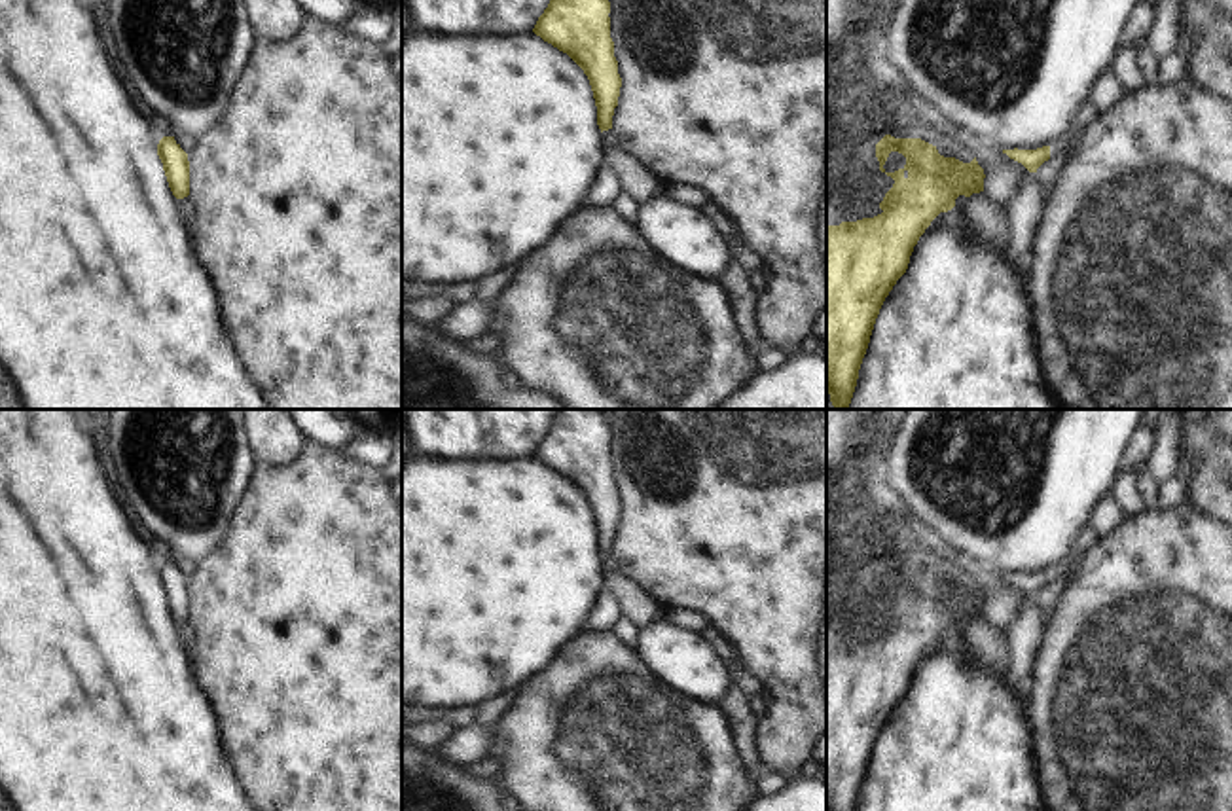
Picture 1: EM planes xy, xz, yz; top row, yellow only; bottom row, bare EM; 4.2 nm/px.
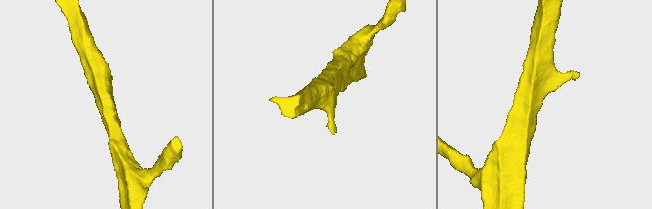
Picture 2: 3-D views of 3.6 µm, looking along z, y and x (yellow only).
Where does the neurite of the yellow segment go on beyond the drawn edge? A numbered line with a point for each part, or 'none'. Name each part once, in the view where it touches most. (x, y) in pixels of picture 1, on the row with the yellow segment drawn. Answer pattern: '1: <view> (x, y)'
1: yz (1069, 146)

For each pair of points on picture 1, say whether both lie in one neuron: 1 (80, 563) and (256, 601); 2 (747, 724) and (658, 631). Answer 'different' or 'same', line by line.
1: different
2: different

